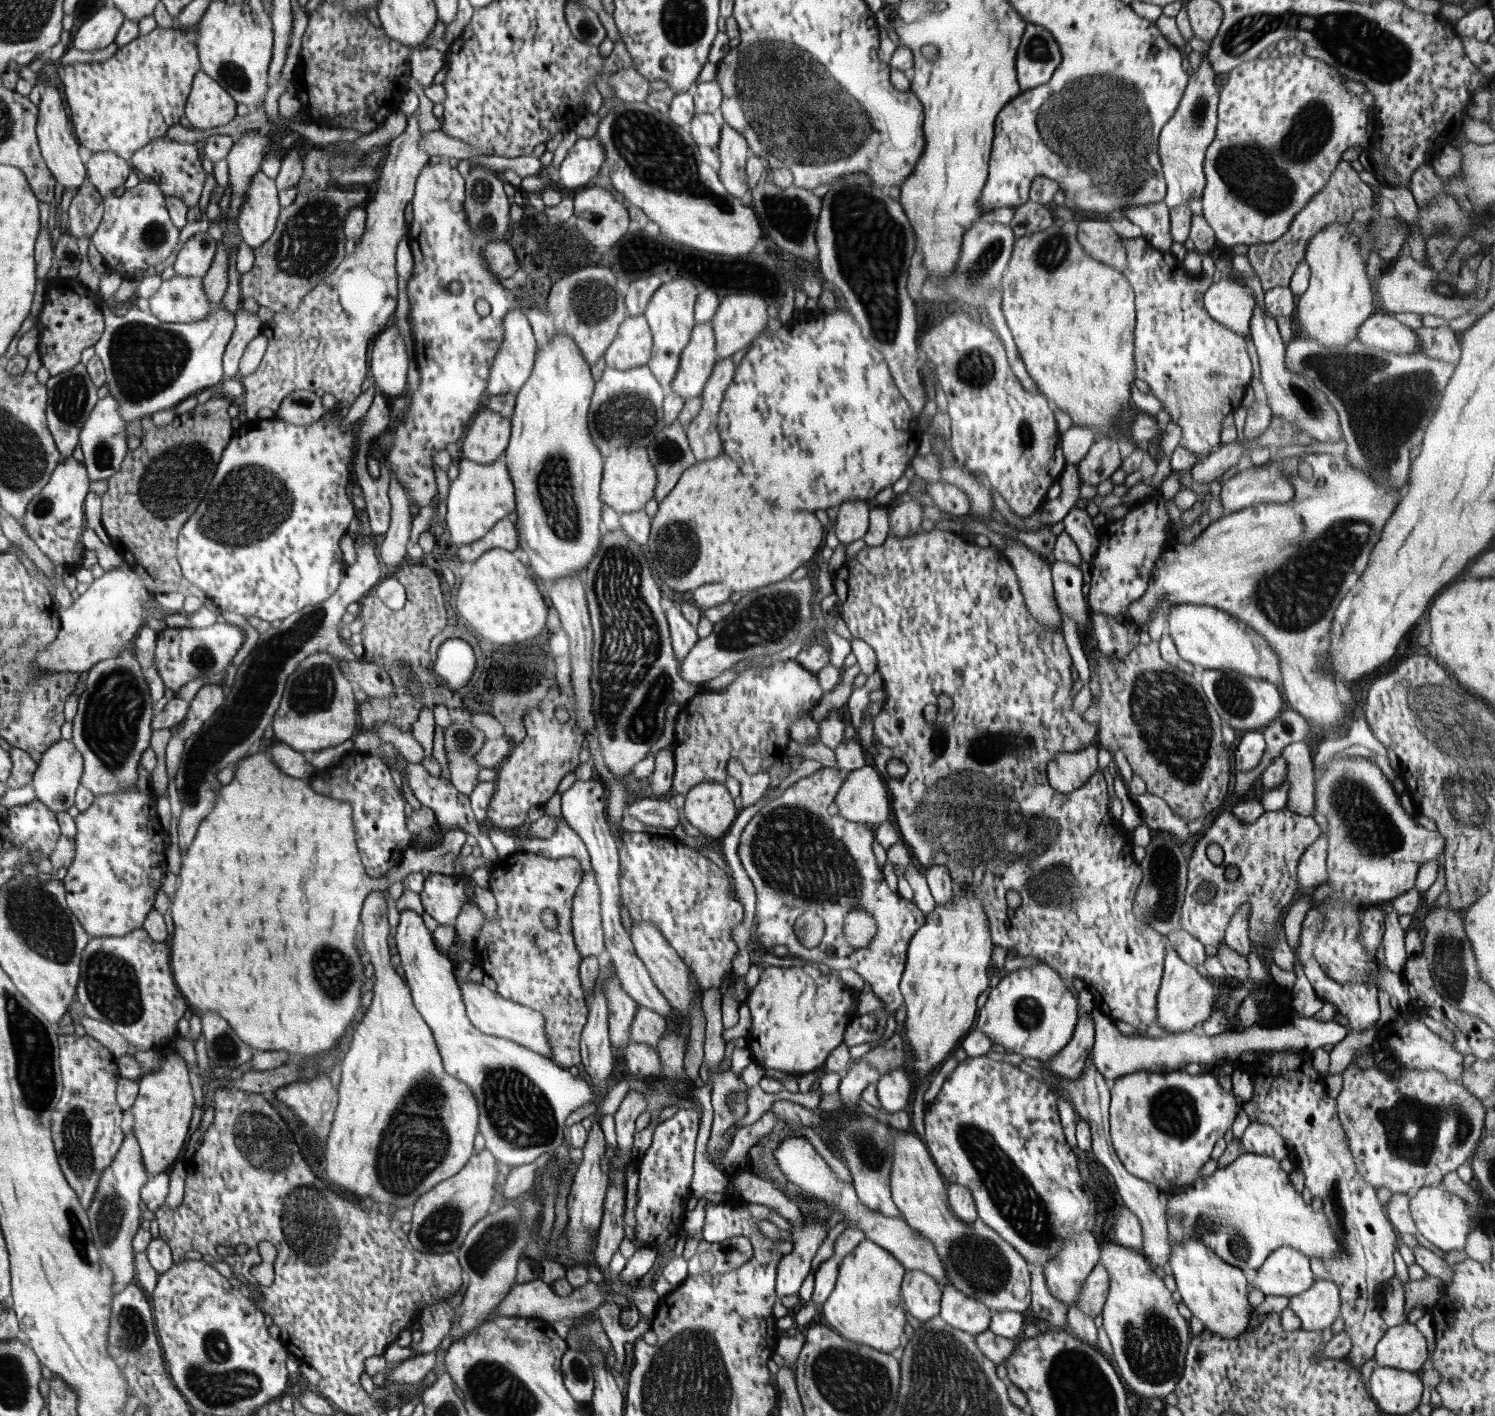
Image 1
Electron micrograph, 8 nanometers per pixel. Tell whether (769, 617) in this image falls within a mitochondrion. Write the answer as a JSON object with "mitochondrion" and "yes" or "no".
{"mitochondrion":"yes"}

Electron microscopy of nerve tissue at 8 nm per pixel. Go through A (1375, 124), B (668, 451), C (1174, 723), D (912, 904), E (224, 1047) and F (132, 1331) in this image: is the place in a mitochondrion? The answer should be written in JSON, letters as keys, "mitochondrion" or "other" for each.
{"A":"other","B":"mitochondrion","C":"mitochondrion","D":"other","E":"mitochondrion","F":"mitochondrion"}

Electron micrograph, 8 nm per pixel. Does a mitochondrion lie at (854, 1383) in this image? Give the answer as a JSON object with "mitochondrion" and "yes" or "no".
{"mitochondrion":"yes"}

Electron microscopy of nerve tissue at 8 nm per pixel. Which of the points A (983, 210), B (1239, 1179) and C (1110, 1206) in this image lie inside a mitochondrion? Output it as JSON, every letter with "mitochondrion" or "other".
{"A":"other","B":"other","C":"other"}

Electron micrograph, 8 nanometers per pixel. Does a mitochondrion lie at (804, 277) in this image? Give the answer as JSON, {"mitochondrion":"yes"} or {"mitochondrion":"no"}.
{"mitochondrion":"no"}

